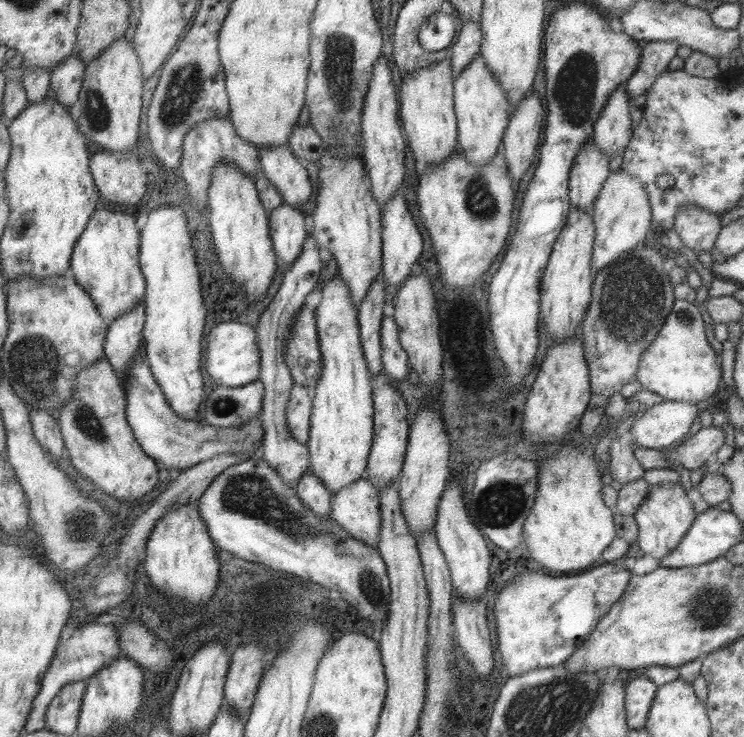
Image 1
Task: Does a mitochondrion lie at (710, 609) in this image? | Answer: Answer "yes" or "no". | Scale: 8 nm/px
yes

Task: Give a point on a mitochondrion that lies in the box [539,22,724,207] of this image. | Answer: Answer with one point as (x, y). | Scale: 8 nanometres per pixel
(574, 93)

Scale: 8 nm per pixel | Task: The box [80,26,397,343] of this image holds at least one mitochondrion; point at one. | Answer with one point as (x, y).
(185, 85)

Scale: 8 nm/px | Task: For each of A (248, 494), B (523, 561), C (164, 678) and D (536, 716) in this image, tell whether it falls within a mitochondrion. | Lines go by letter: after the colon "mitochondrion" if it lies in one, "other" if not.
A: mitochondrion
B: other
C: other
D: mitochondrion

